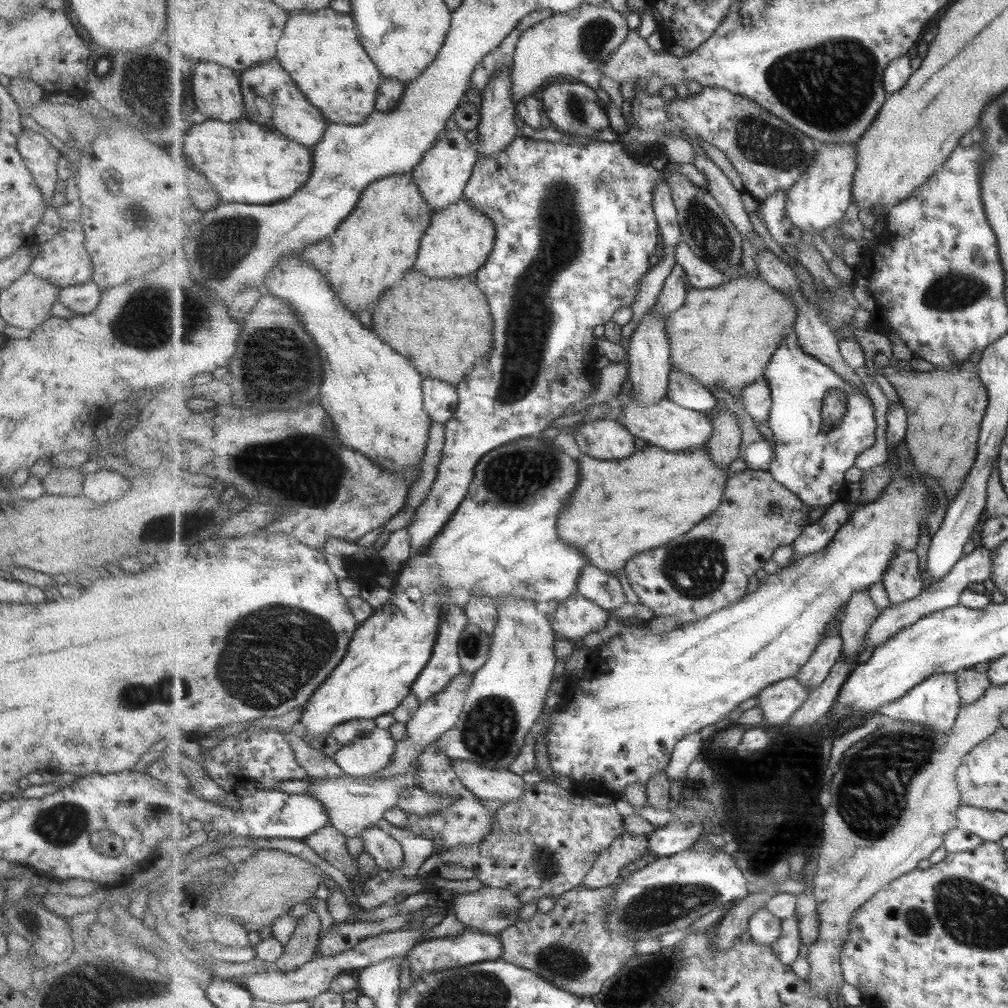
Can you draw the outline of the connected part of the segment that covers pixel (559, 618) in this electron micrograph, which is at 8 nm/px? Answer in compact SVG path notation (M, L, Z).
M575 591L566 601L559 602L549 621L556 638L579 641L591 632L599 632L607 626L611 614L591 599Z

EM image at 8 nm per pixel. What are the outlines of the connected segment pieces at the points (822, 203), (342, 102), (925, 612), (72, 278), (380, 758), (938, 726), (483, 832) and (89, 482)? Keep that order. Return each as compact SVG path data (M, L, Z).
M858 142L849 144L823 143L819 146L818 156L813 166L803 175L797 184L788 190L786 215L804 233L823 232L829 226L837 225L847 214L853 202L854 174L857 166Z
M330 7L329 10L321 10L315 14L313 12L293 14L282 40L279 41L277 58L281 66L295 79L303 94L306 94L307 98L322 110L329 123L362 125L376 111L378 90L384 78L381 71L377 70L375 62L365 52L359 38L360 32L351 15L341 16L341 13Z
M975 544L974 549L968 555L961 558L947 576L944 576L937 582L930 583L928 587L924 587L924 590L917 598L887 607L881 613L879 619L872 624L866 636L866 642L871 644L873 648L877 648L880 644L888 642L901 629L913 626L921 618L959 605L963 591L969 588L969 584L973 584L973 582L987 584L987 578L990 573L988 554L989 551L983 545Z
M61 220L57 234L48 241L39 243L39 252L29 263L27 271L49 284L60 287L89 281L92 277L92 264L84 247L84 231L79 221Z
M377 727L363 738L340 747L333 757L345 775L369 778L390 765L395 751L392 732Z
M959 672L932 674L920 685L914 686L903 698L882 706L877 712L885 715L889 720L922 724L928 729L933 729L946 735L953 728L963 705L958 685L958 675Z
M430 745L418 756L418 760L420 761L417 773L418 787L434 794L448 796L452 803L447 807L447 810L439 810L435 814L409 814L407 831L433 841L435 853L445 853L455 849L455 847L461 847L461 845L469 846L483 843L495 827L495 811L482 805L483 799L473 794L473 791L470 791L463 784L462 778L459 778L450 763L450 756L441 749Z
M99 470L85 475L81 494L95 504L115 504L129 490L129 482L115 482L115 472Z

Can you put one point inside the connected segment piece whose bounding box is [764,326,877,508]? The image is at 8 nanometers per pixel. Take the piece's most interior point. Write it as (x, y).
(813, 464)

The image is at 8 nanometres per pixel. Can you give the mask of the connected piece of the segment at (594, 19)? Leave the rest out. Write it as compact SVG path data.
M584 1L578 10L567 14L554 14L525 31L518 42L512 68L512 99L516 104L516 109L522 100L533 96L539 86L543 86L549 78L555 78L555 76L573 76L595 90L600 88L600 80L605 77L602 73L604 62L612 57L617 48L622 46L628 34L629 26L627 26L625 15L615 10L612 4L607 1L603 6L593 6Z

